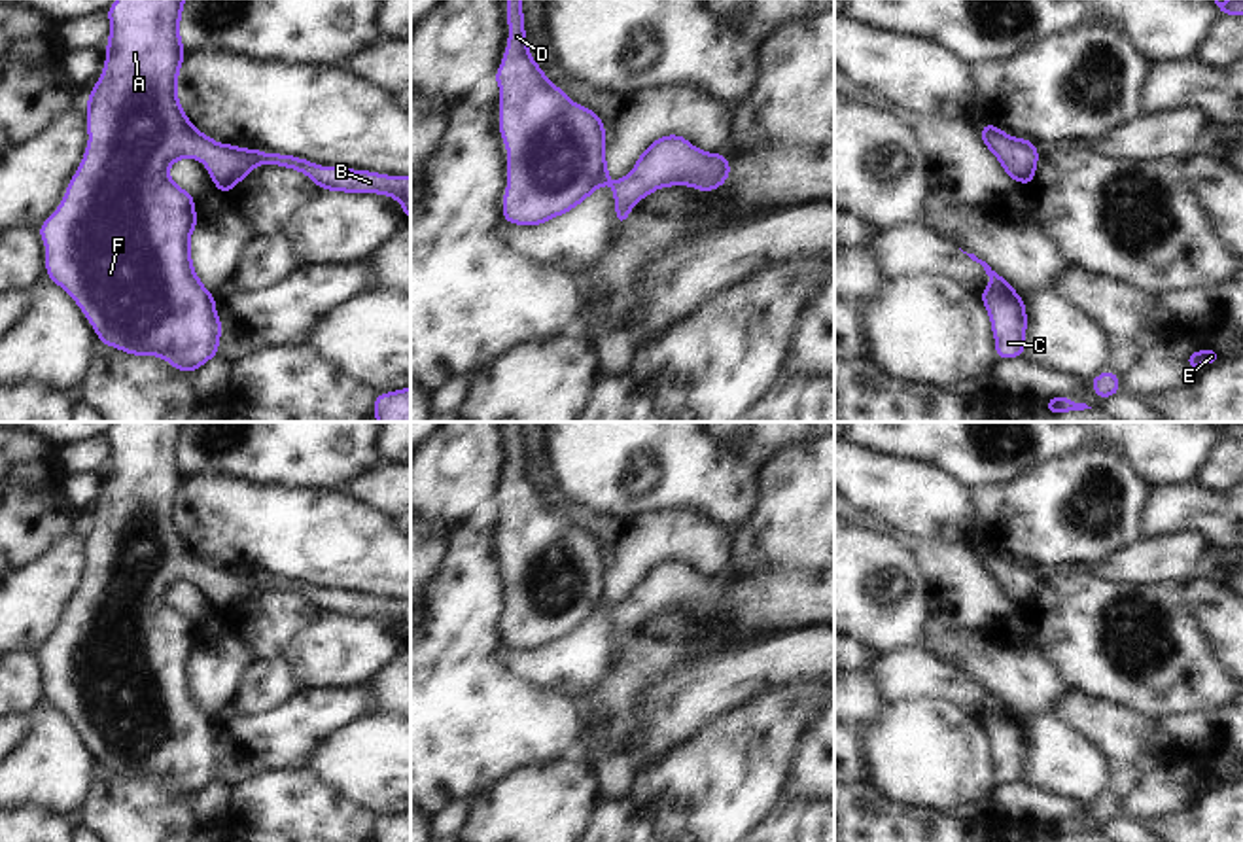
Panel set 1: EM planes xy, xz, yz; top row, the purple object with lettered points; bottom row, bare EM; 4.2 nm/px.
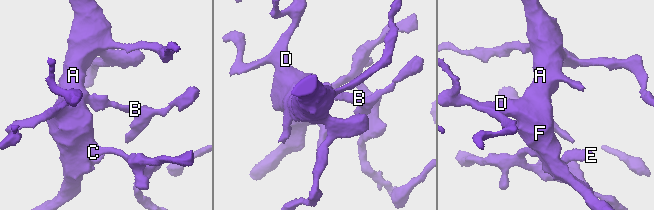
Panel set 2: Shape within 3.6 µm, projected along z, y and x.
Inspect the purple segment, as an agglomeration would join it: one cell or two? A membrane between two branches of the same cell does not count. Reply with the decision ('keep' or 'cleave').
keep

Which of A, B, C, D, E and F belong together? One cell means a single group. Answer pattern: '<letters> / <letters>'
A B C D E F

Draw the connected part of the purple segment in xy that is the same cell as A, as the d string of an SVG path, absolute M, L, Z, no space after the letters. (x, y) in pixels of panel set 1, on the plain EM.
M117 422L106 441L112 456L106 464L104 494L87 518L89 568L76 600L59 632L38 651L45 668L45 696L83 734L100 768L132 780L165 781L182 797L195 797L219 774L221 742L212 719L193 693L189 664L197 651L195 621L170 604L168 594L178 583L197 583L219 617L229 617L259 588L286 590L306 598L320 613L342 617L376 617L395 623L411 643L411 598L388 600L348 590L320 590L286 577L218 568L189 547L178 524L178 498L185 482L180 460L182 433L187 422Z

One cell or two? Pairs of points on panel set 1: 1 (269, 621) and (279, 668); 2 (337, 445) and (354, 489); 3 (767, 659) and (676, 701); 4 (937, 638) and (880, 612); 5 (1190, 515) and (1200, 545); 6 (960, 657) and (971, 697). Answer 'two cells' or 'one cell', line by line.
1: two cells
2: two cells
3: one cell
4: two cells
5: two cells
6: two cells

